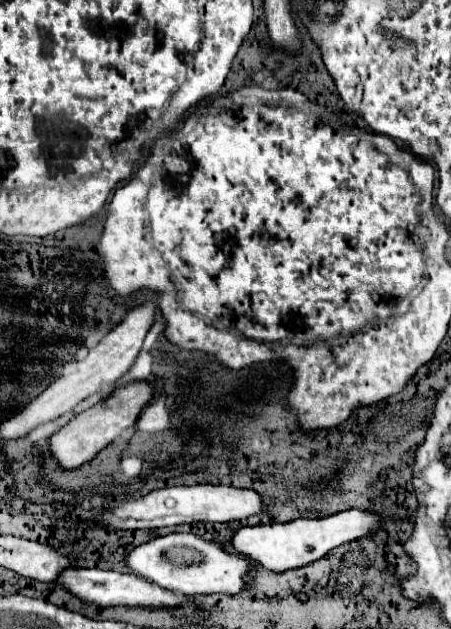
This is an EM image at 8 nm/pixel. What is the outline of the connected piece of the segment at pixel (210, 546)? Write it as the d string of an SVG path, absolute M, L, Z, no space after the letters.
M170 533L164 537L152 537L150 541L128 551L124 563L134 575L182 595L194 595L194 593L236 595L242 589L246 589L252 581L248 559L228 555L216 543L206 541L192 533Z

